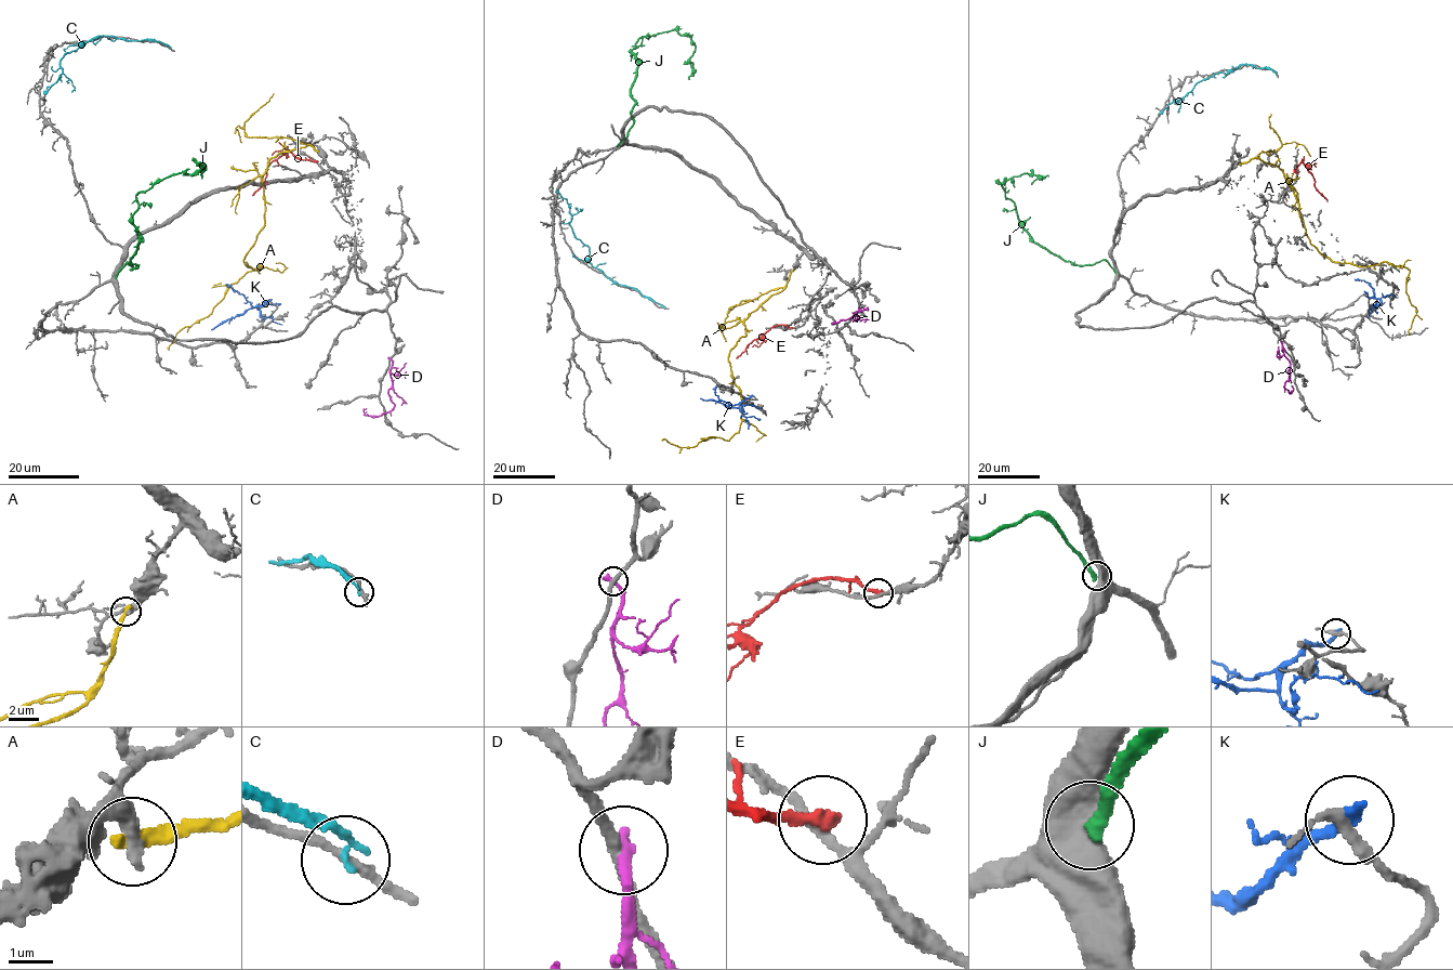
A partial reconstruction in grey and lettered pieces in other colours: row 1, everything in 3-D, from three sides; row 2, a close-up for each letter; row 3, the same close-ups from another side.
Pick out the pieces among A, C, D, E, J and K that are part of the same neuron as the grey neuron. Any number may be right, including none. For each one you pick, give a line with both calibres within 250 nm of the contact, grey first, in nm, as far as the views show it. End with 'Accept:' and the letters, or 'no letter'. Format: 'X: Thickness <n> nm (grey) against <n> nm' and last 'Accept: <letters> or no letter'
Accept: no letter

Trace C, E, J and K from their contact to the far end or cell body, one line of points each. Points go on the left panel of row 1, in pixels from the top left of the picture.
C: (169, 48), (150, 39), (97, 36), (63, 56), (60, 79), (44, 94)
E: (316, 161), (300, 159), (287, 149), (269, 164), (265, 183), (252, 195)
J: (115, 277), (128, 262), (131, 269), (135, 265), (136, 196), (199, 166)
K: (269, 300), (211, 329)

